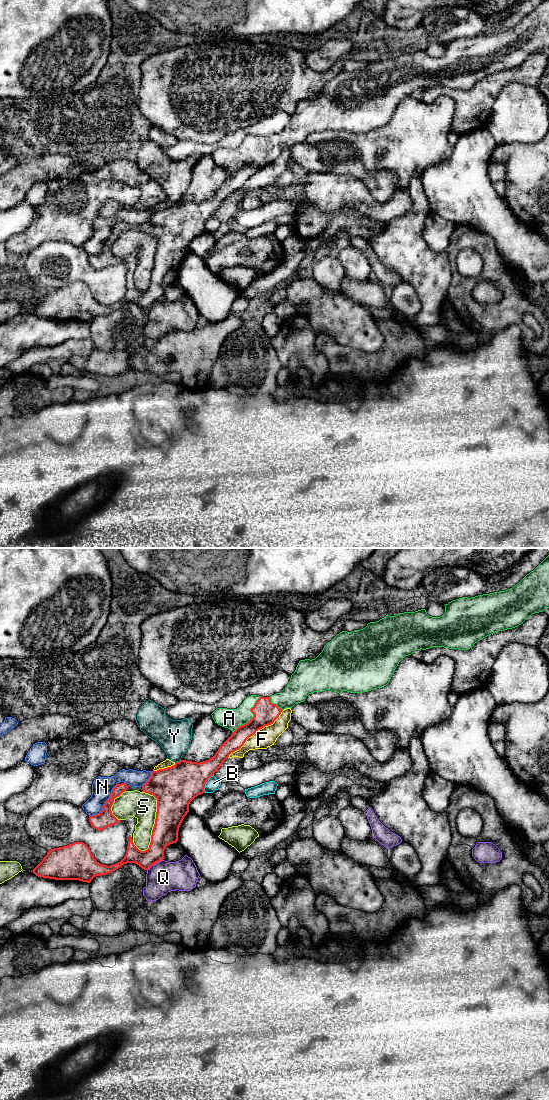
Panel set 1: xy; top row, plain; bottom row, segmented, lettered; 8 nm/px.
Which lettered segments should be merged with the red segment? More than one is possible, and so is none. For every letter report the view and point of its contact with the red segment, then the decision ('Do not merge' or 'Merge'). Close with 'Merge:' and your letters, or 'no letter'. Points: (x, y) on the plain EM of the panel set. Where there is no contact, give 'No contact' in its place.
A: Touches red at xy (253, 157). Merge
B: Touches red at xy (205, 223). Do not merge
F: Touches red at xy (255, 172). Do not merge
N: Touches red at xy (105, 243). Do not merge
Q: Touches red at xy (154, 303). Do not merge
S: Touches red at xy (156, 258). Do not merge
Y: Touches red at xy (177, 202). Do not merge
Merge: A

